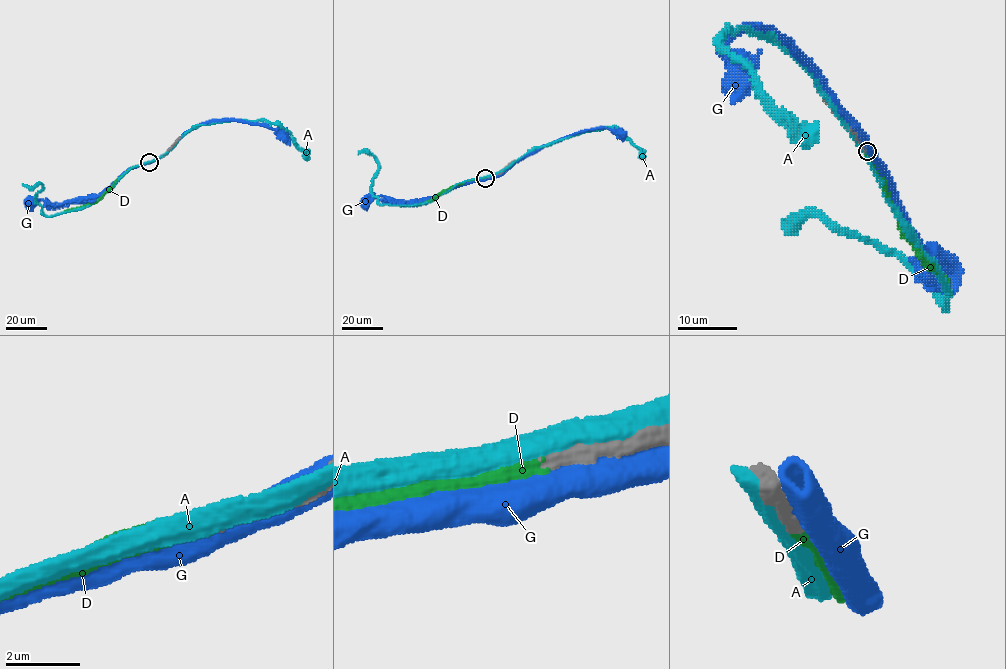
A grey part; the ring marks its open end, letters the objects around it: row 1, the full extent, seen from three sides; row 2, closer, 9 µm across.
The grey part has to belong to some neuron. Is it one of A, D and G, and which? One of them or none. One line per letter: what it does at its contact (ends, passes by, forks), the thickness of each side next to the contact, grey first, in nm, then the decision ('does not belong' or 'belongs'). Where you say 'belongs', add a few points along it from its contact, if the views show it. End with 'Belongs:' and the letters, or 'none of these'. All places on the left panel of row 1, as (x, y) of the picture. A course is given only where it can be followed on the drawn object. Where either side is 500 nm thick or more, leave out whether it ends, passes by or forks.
A: calibres 500 and 500 nm; does not belong
D: calibres 500 and 480 nm; belongs; course (149, 162), (130, 167), (97, 200), (64, 210)
G: calibres 500 and 600 nm; does not belong
Belongs: D

